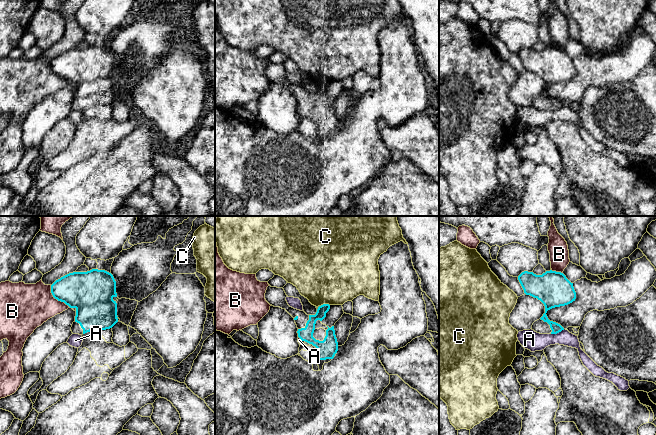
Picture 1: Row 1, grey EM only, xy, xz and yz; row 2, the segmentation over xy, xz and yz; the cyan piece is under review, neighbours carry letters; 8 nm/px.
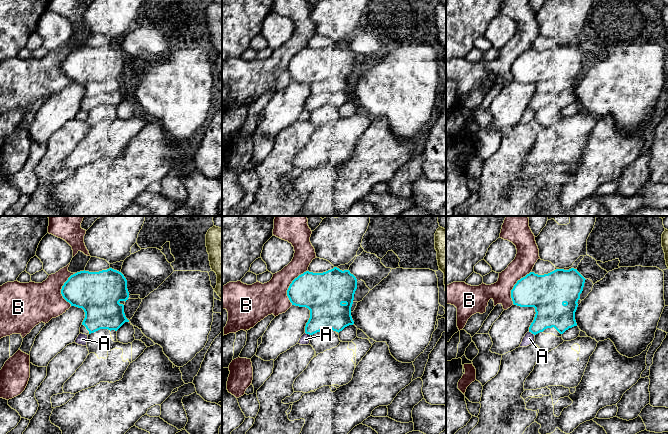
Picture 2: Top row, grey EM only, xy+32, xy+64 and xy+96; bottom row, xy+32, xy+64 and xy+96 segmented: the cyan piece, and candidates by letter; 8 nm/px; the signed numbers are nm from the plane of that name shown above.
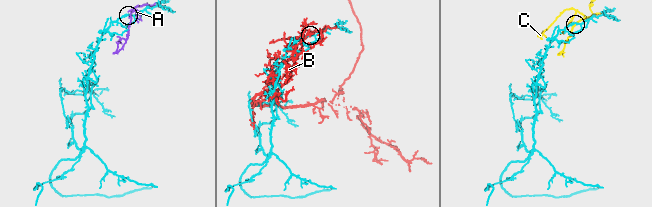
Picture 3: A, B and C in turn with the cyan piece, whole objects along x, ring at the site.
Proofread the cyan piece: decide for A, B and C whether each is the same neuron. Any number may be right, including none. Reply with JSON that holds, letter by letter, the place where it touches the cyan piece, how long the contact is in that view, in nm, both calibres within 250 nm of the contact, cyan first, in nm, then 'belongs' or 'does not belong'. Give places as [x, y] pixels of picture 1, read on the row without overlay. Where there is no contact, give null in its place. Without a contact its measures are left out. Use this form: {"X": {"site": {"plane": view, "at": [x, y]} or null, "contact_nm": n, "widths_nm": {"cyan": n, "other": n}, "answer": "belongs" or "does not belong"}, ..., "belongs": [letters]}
{"A": {"site": {"plane": "yz", "at": [557, 108]}, "contact_nm": 120, "widths_nm": {"cyan": 100, "other": 160}, "answer": "belongs"}, "B": {"site": {"plane": "xy", "at": [56, 74]}, "contact_nm": 240, "widths_nm": {"cyan": 320, "other": 360}, "answer": "does not belong"}, "C": {"site": {"plane": "xz", "at": [324, 80]}, "contact_nm": 90, "widths_nm": {"cyan": 80, "other": 500}, "answer": "does not belong"}, "belongs": ["A"]}

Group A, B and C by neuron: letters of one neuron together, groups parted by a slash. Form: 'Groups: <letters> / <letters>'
Groups: A / B / C

